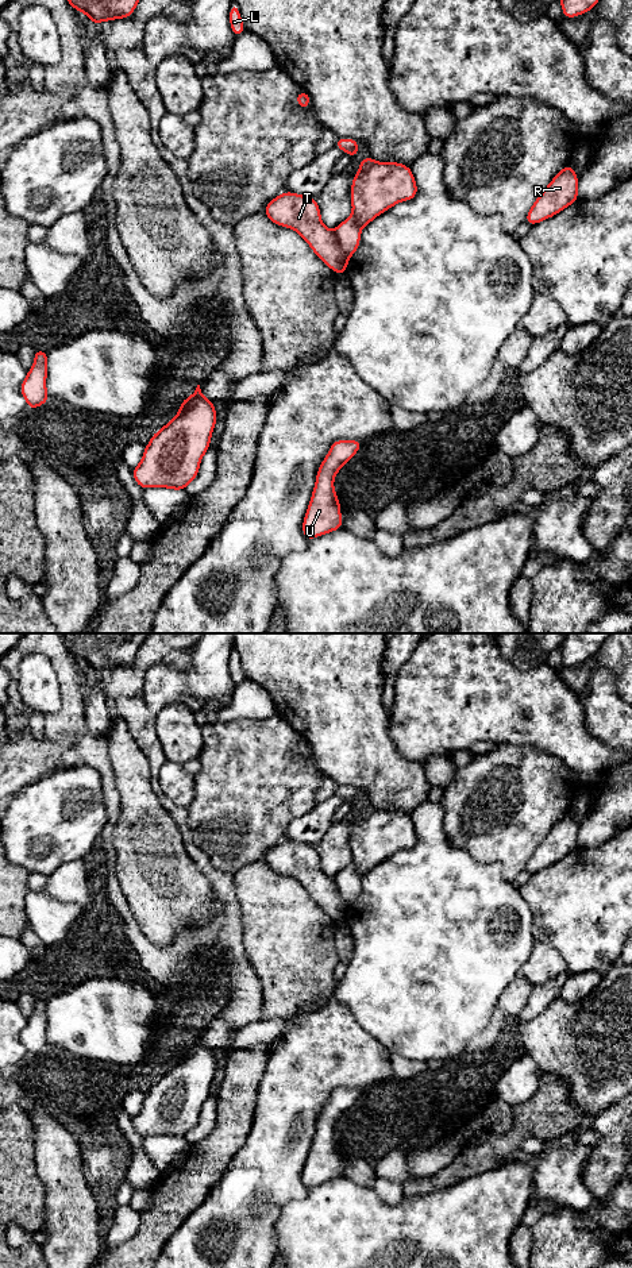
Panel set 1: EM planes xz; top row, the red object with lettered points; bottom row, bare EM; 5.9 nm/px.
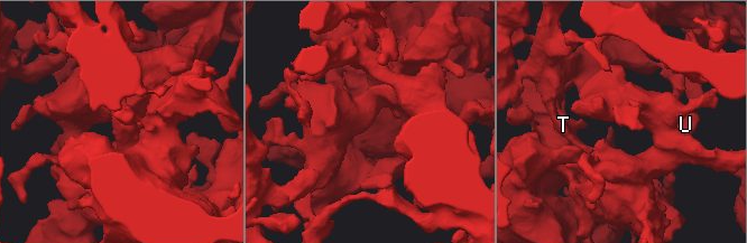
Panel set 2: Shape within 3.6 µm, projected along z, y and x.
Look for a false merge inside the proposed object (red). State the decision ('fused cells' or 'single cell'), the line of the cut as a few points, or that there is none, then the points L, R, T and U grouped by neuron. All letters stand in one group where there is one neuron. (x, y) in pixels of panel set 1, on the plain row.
fused cells; cut xz (332, 881), (338, 894), (349, 905); groups L R U / T

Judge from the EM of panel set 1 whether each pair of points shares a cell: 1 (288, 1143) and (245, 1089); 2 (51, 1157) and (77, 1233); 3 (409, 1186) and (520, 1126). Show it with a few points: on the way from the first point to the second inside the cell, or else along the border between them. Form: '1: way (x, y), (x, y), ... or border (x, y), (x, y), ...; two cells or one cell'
1: border (264, 1071), (257, 1090), (253, 1125), (247, 1133); two cells
2: way (62, 1176), (70, 1214); one cell
3: way (436, 1182), (493, 1149); one cell

